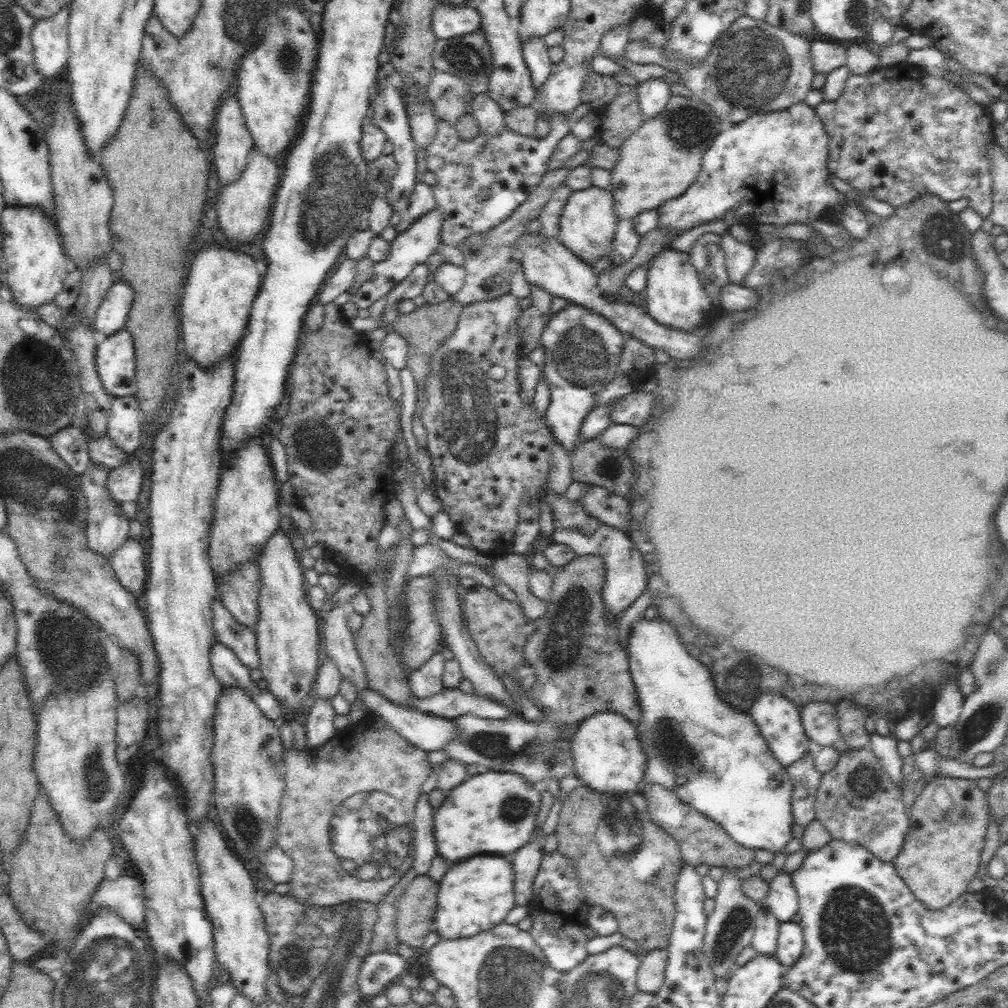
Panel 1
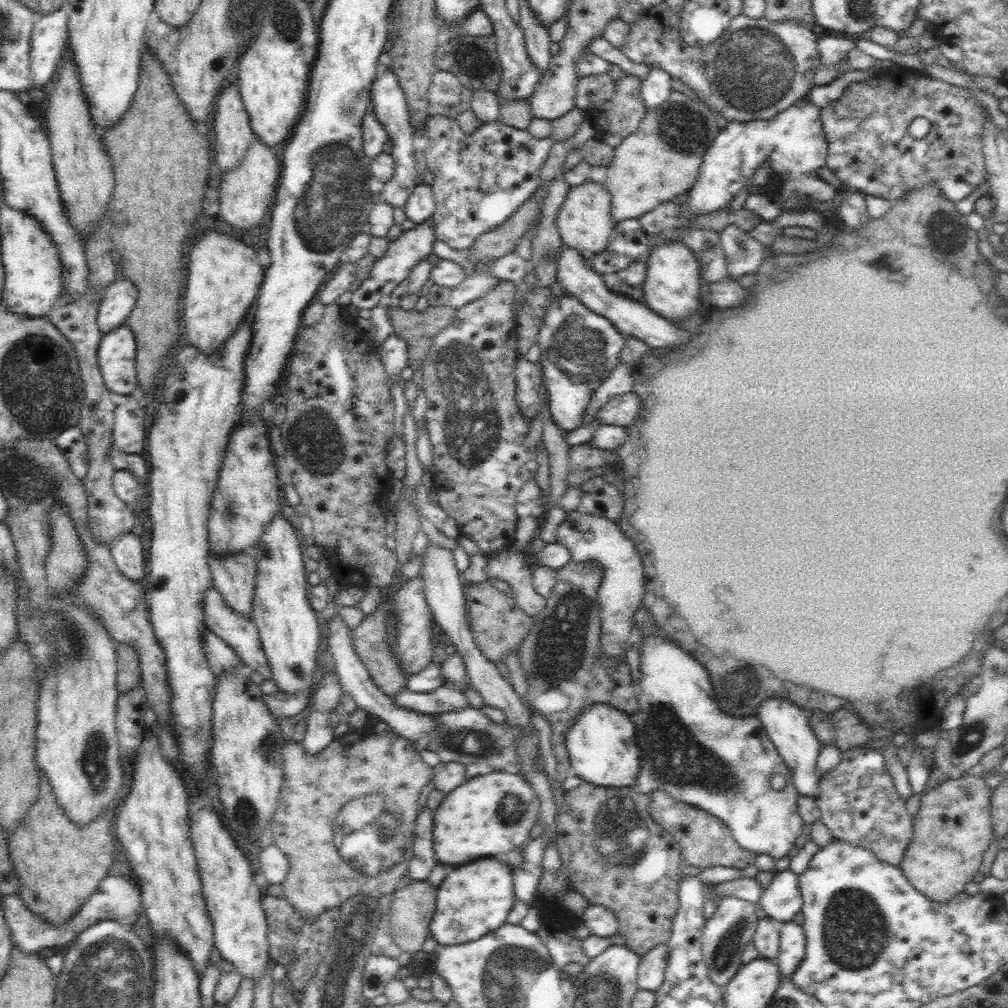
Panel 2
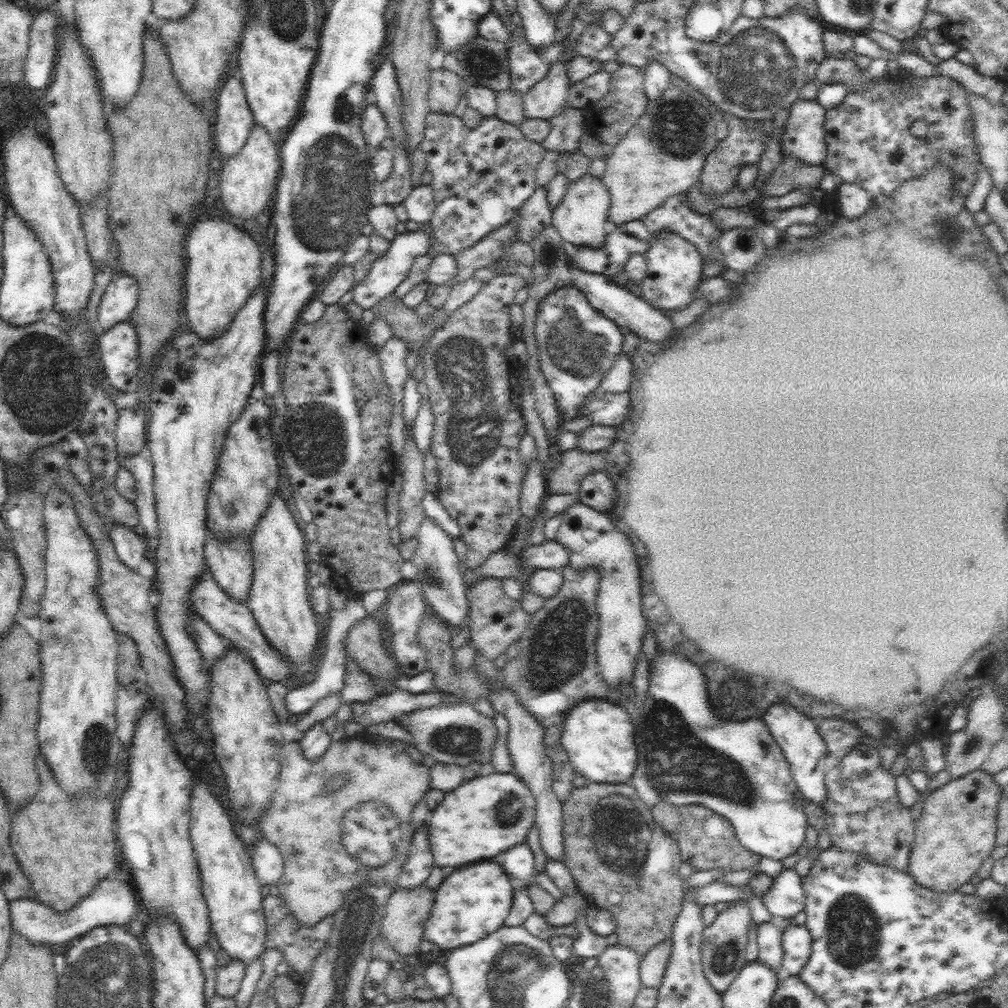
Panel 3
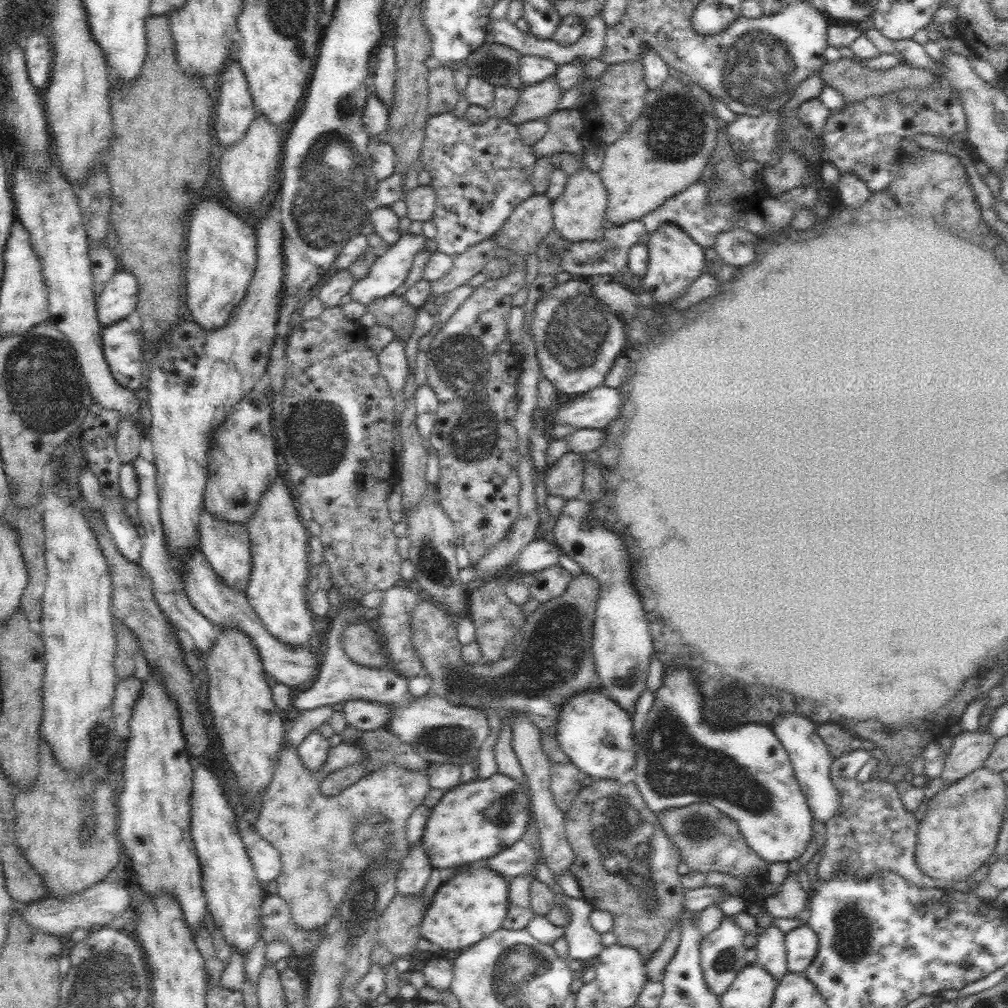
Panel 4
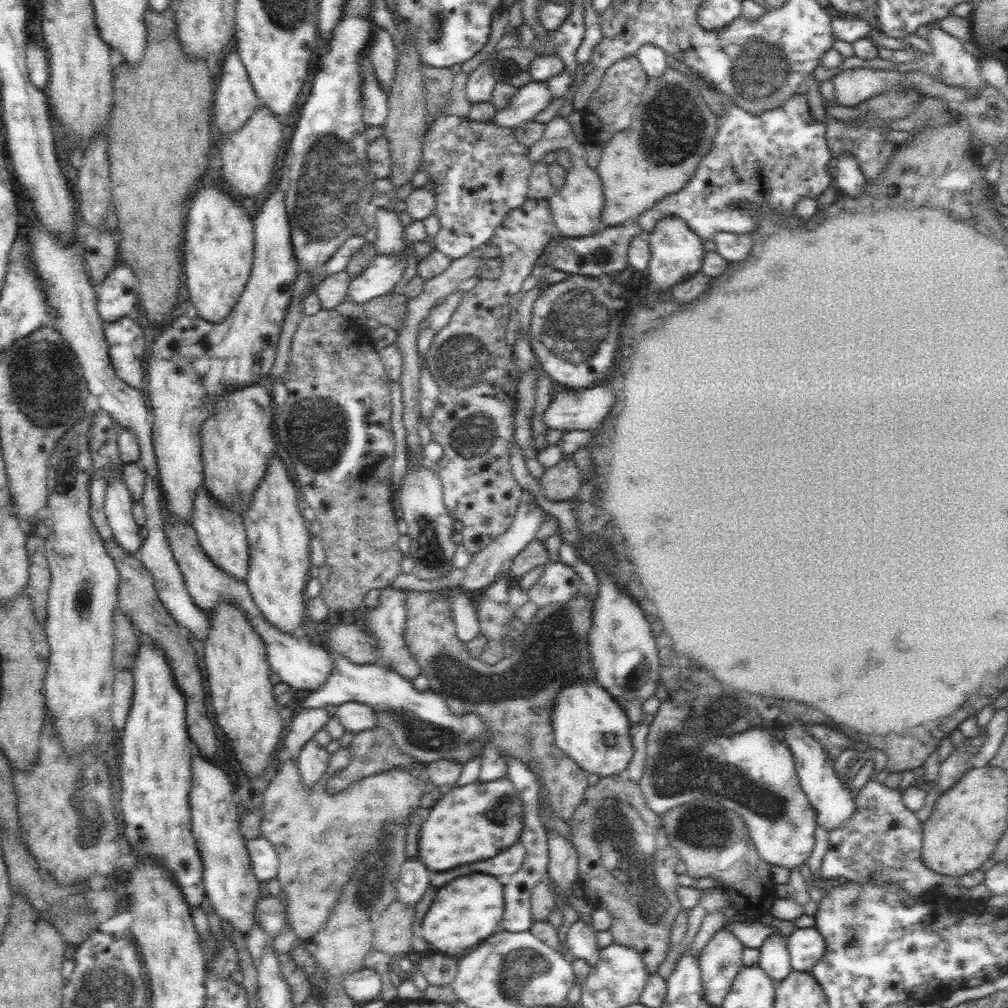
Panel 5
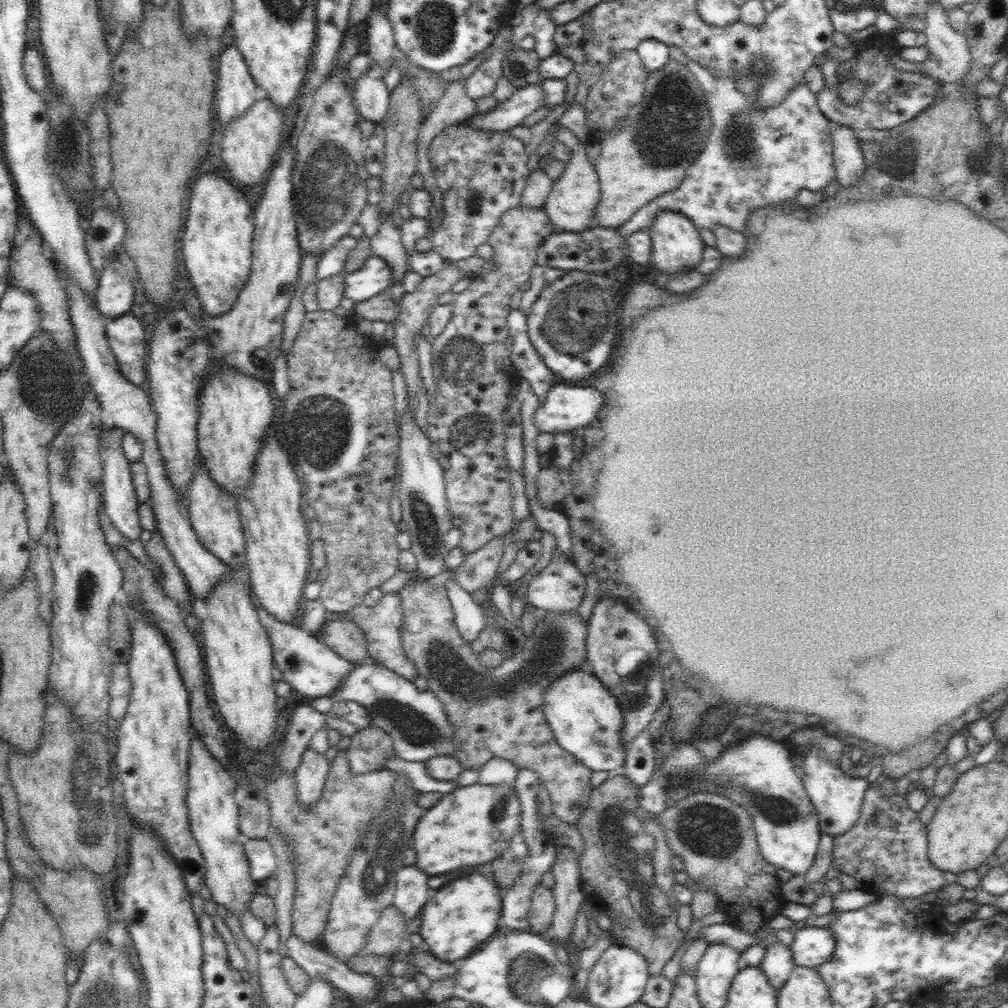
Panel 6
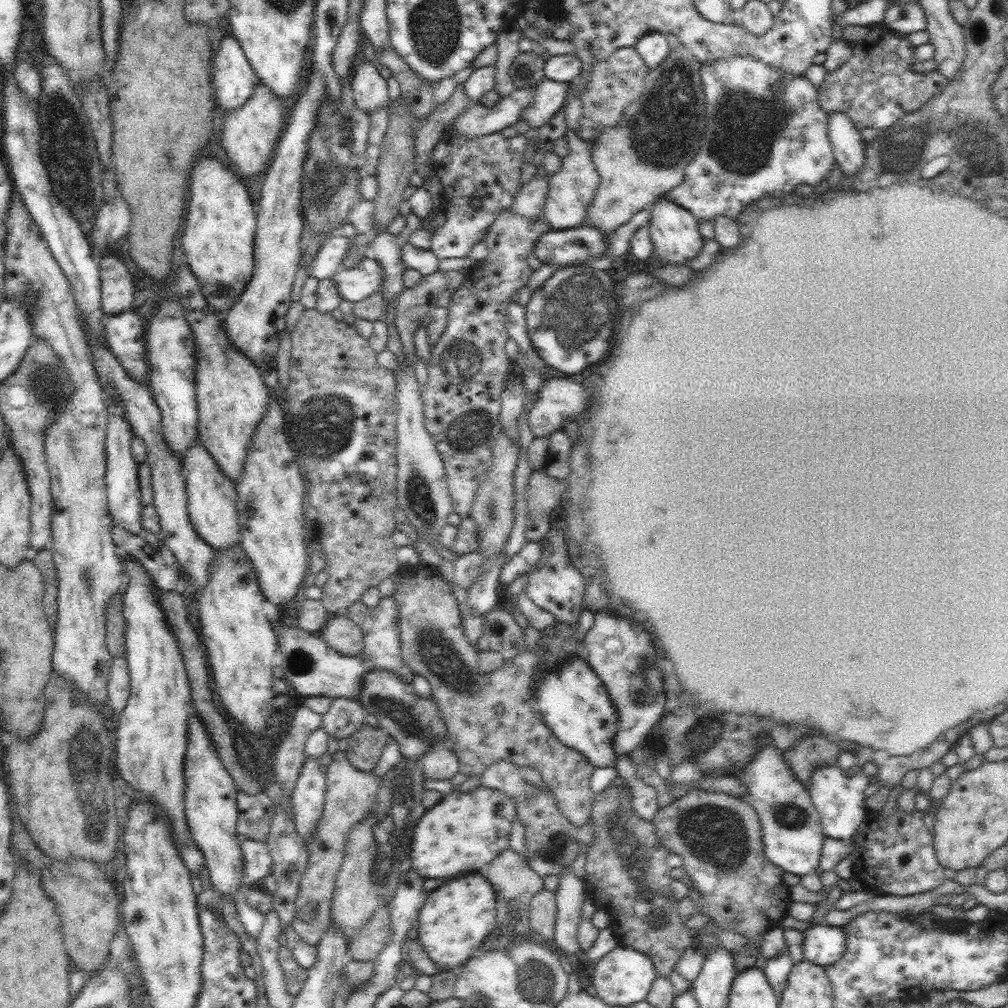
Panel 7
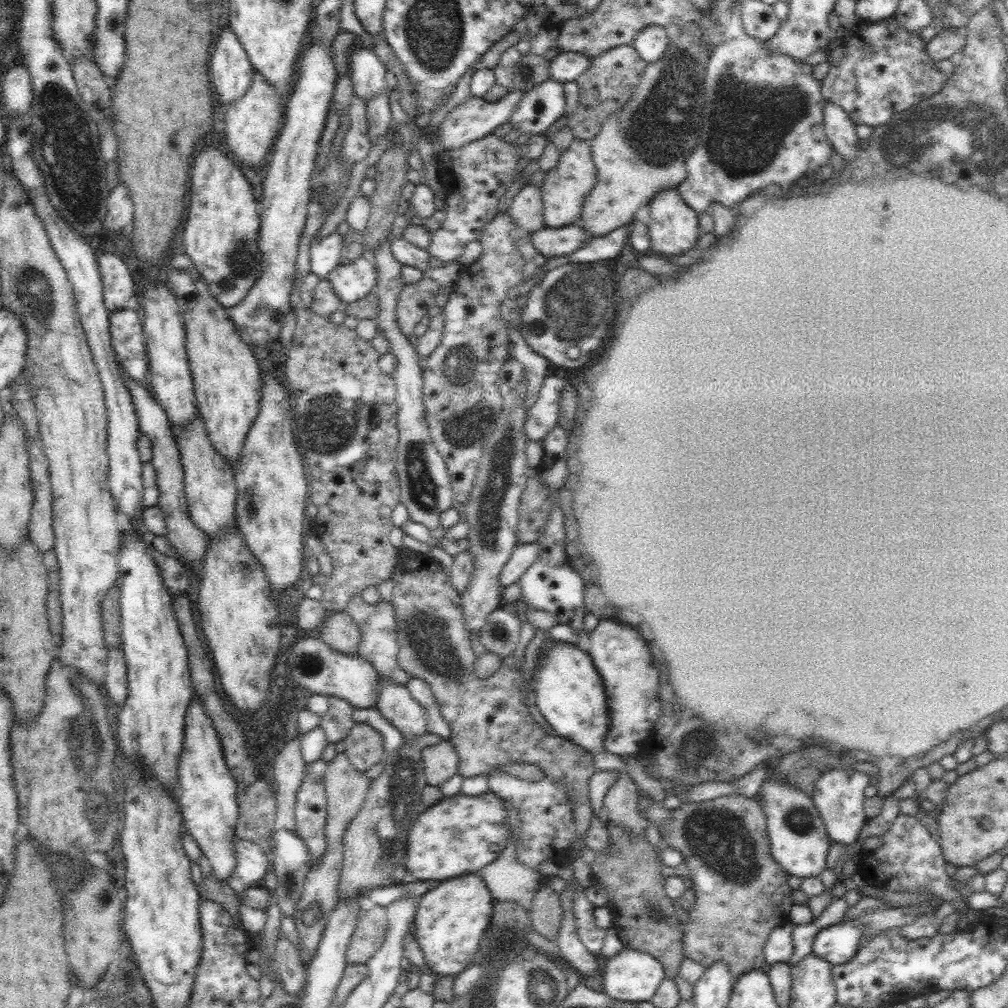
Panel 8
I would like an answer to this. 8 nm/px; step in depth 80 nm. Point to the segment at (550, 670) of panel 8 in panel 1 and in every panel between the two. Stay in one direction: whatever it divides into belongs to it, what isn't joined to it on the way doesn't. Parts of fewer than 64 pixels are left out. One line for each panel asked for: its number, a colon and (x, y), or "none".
1: (608, 756)
2: (602, 747)
3: (599, 735)
4: (596, 733)
5: (589, 725)
6: (586, 718)
7: (575, 704)

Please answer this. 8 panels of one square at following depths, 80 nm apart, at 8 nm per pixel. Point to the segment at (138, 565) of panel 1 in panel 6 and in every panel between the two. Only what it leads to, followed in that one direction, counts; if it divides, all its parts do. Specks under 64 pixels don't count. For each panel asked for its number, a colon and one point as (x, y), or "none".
2: (127, 551)
3: (129, 547)
4: (122, 530)
5: (118, 503)
6: (119, 497)

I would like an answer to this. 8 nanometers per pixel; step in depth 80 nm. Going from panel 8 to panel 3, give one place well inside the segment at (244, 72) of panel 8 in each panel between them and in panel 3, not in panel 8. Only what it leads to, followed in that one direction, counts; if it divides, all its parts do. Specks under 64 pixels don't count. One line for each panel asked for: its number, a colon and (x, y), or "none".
3: (235, 120)
4: (236, 111)
5: (235, 100)
6: (236, 92)
7: (234, 80)

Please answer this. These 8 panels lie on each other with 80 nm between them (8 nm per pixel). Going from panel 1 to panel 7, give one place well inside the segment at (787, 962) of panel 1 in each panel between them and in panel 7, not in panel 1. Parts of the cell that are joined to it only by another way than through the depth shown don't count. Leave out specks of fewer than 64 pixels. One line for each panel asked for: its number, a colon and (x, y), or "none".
2: (792, 940)
3: (796, 940)
4: (801, 943)
5: (806, 946)
6: (812, 946)
7: (823, 944)

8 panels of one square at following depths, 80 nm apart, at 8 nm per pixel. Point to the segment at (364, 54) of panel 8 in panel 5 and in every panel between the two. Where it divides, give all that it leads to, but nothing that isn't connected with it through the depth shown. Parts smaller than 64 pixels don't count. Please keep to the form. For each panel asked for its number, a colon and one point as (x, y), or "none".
5: (375, 108)
6: (371, 96)
7: (370, 91)

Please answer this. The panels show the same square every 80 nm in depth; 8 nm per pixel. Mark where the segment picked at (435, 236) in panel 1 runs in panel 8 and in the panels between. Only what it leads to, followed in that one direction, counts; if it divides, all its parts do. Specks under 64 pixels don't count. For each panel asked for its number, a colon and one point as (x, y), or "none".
2: (412, 246)
3: (390, 269)
4: (390, 269)
5: (382, 274)
6: (375, 276)
7: (355, 284)
8: (352, 282)

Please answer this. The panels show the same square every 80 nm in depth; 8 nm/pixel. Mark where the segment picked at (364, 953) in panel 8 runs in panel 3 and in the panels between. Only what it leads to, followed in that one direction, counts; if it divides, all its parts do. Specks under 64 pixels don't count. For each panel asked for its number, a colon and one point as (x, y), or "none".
3: (407, 910)
4: (398, 930)
5: (393, 935)
6: (385, 937)
7: (375, 935)

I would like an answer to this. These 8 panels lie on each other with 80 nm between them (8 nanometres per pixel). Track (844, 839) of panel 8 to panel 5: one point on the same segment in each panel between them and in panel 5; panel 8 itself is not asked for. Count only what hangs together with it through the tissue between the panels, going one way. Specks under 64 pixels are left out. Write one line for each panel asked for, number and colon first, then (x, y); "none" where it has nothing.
5: (832, 798)
6: (837, 799)
7: (839, 798)

